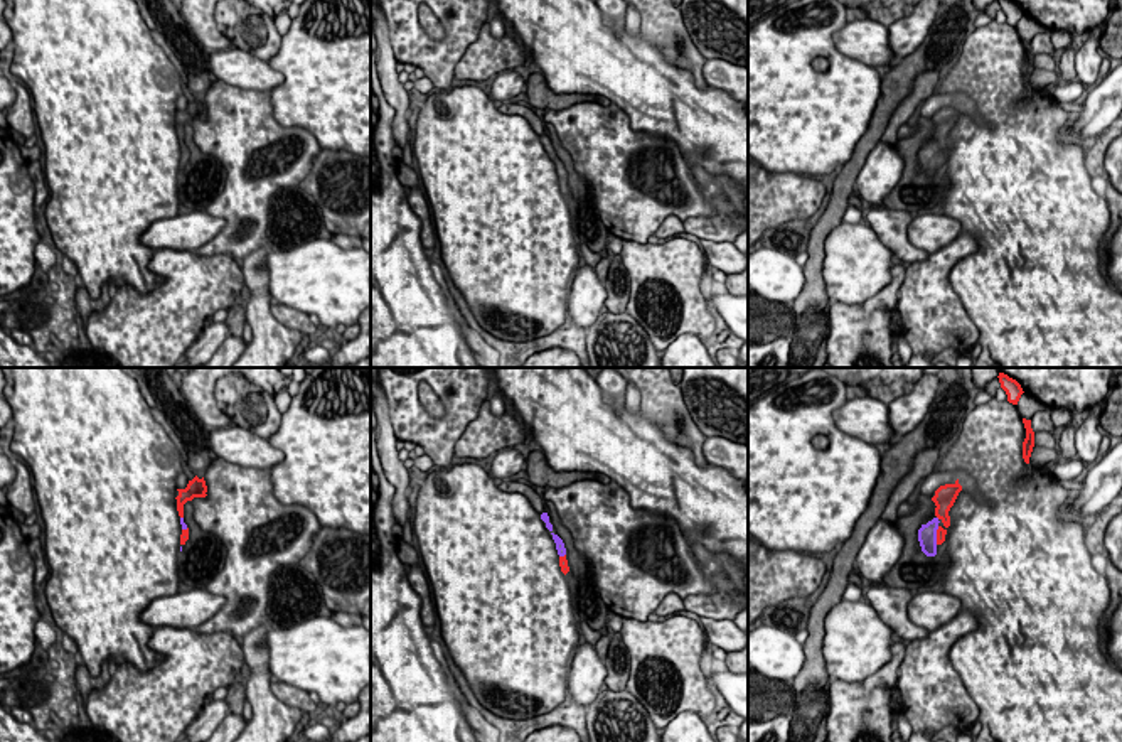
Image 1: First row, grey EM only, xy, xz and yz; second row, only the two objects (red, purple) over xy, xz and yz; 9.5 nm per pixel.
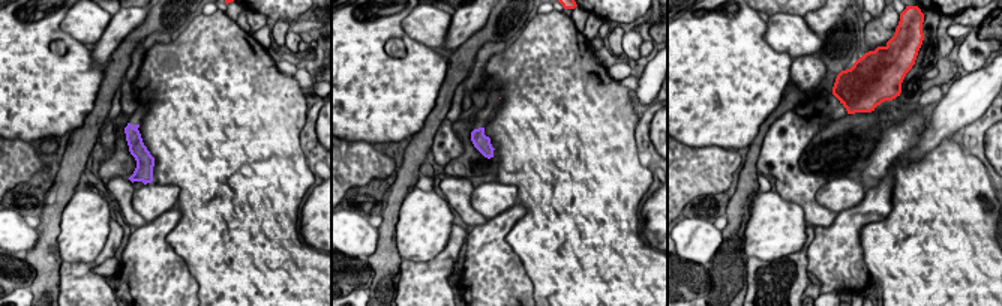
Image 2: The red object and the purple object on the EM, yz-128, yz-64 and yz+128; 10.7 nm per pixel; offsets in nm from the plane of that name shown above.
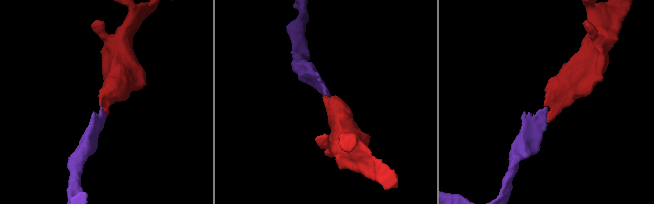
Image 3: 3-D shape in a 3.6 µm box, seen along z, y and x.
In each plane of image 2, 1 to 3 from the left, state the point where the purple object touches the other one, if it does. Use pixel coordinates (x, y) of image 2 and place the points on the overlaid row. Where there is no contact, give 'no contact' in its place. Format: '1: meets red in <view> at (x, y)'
1: no contact
2: no contact
3: no contact

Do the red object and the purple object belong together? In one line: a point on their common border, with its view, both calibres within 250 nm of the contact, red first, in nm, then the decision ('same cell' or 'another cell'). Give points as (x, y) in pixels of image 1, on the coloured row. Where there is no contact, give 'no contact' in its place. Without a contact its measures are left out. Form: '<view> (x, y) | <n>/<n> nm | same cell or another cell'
yz (937, 535) | 100/190 nm | same cell

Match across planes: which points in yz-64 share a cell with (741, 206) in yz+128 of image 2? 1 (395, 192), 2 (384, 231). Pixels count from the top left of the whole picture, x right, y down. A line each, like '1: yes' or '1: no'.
1: yes
2: yes

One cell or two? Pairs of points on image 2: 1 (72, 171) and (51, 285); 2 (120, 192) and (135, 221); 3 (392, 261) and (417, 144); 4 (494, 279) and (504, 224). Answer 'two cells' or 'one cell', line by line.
1: one cell
2: one cell
3: one cell
4: one cell

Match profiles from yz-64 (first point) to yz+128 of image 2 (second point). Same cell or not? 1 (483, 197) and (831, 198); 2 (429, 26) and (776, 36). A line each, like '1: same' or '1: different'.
1: same
2: same

